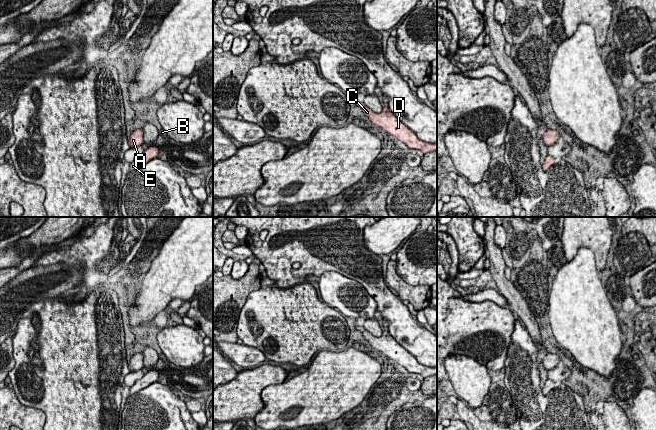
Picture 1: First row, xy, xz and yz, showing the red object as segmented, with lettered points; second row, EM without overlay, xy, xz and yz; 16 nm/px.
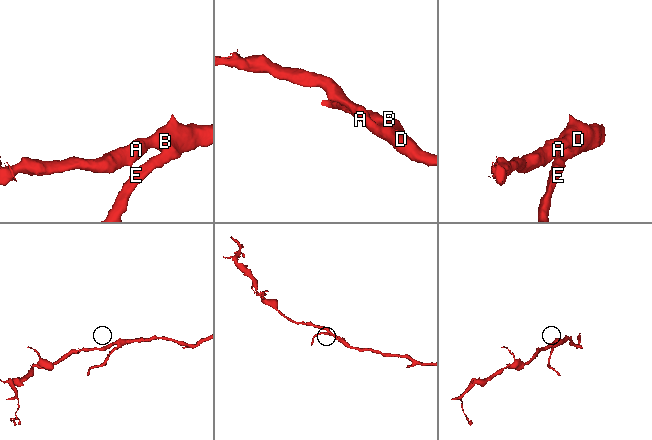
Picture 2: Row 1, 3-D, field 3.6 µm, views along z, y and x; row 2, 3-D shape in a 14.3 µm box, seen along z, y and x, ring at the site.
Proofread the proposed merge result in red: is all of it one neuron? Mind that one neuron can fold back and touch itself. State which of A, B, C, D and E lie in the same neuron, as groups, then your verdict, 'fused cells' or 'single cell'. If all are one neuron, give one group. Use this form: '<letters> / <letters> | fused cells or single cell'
A B C D E | single cell

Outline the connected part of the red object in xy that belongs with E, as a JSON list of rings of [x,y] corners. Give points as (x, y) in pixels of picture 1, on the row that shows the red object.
[[[156,146],[148,148],[140,156],[137,156],[132,163],[130,163],[129,173],[157,157],[159,157],[159,148]]]

